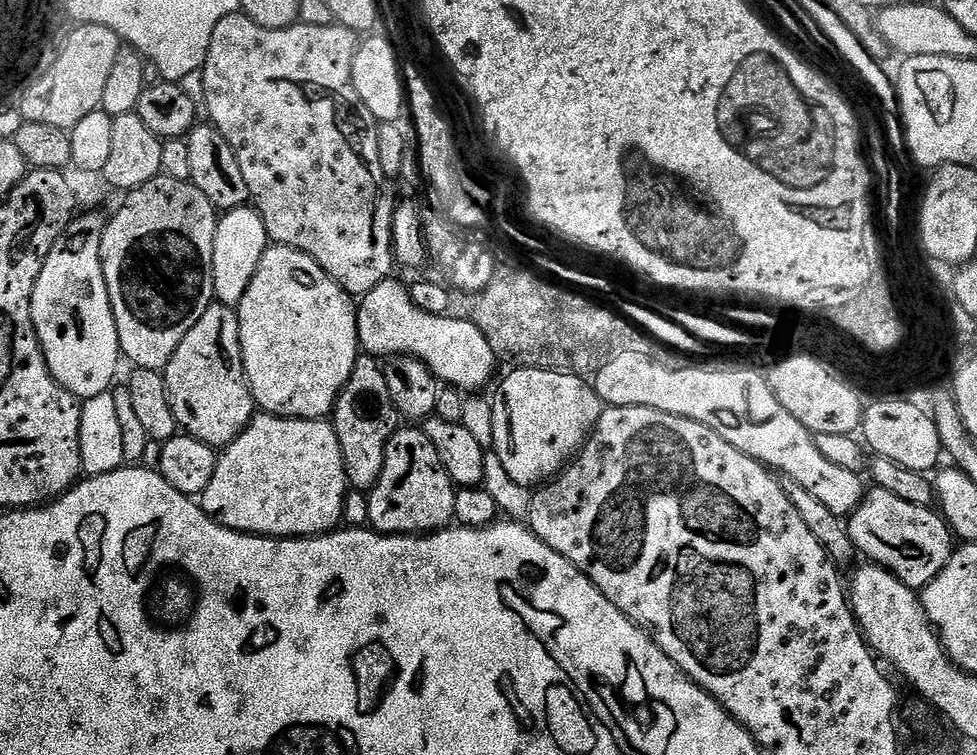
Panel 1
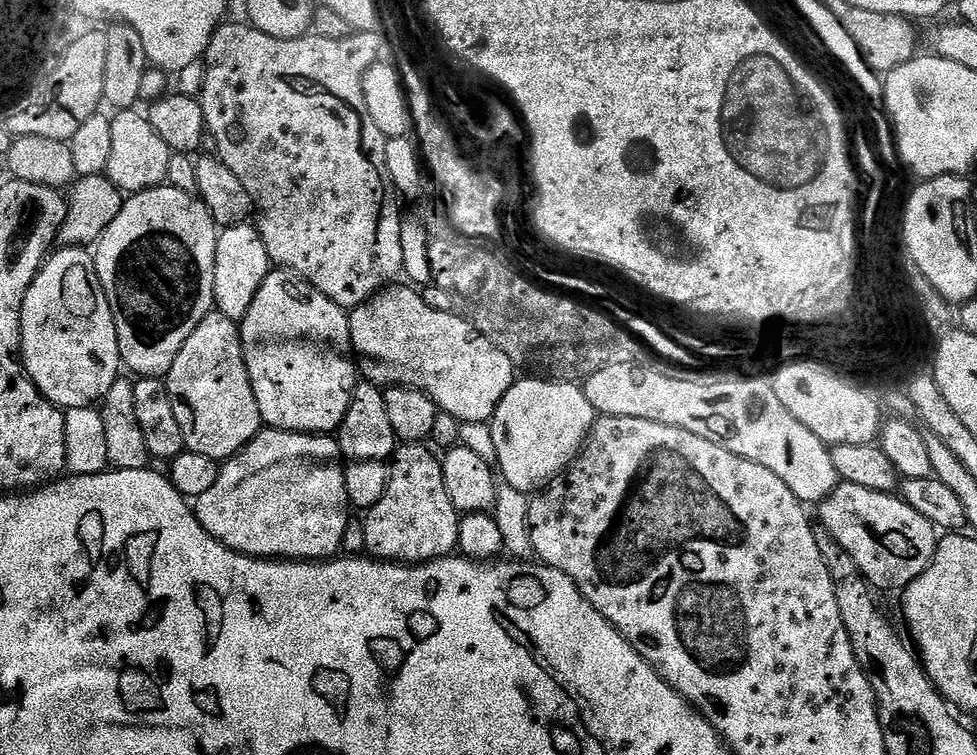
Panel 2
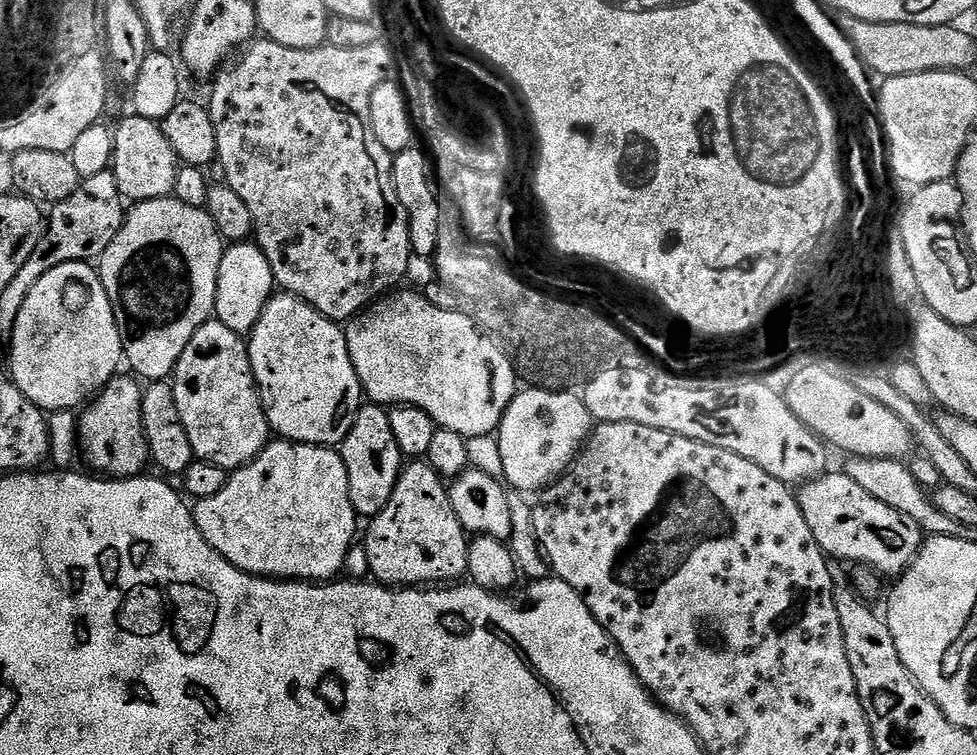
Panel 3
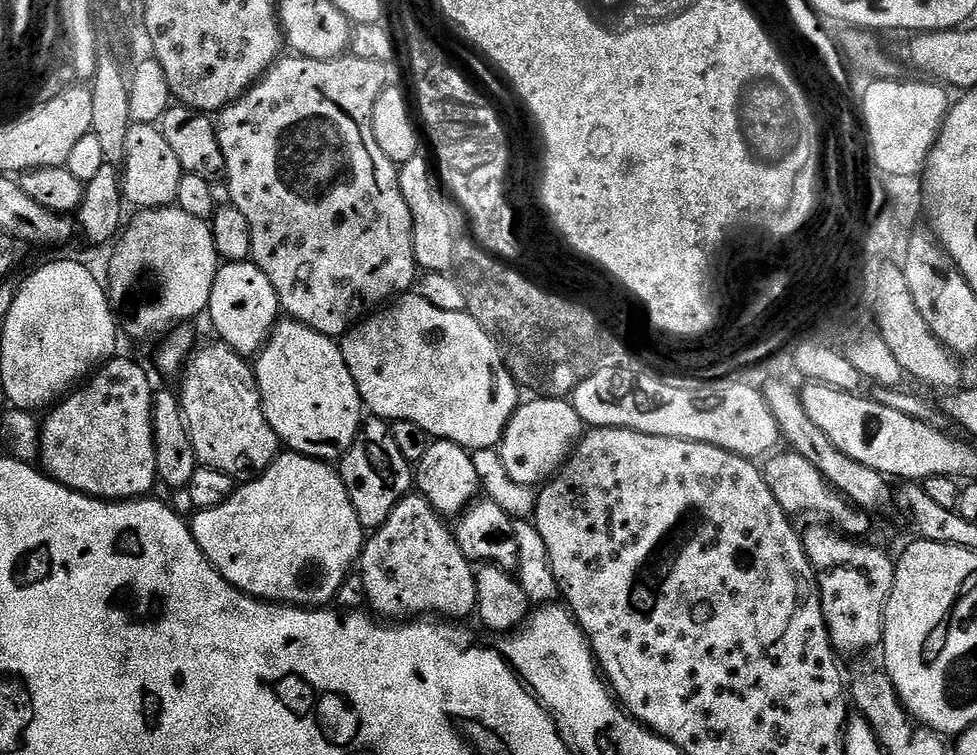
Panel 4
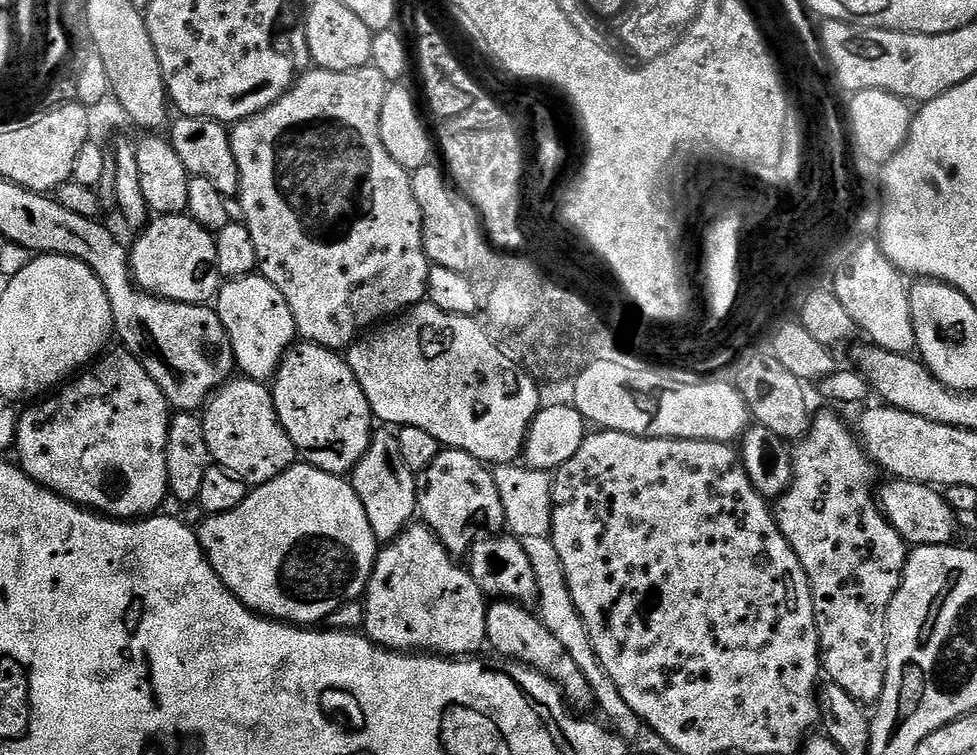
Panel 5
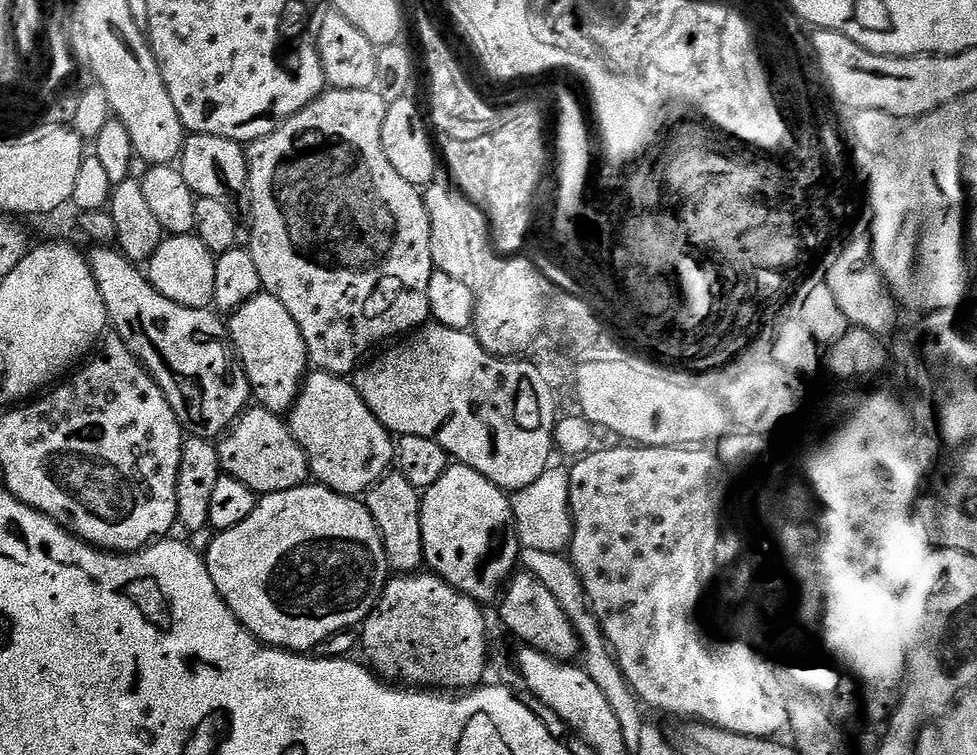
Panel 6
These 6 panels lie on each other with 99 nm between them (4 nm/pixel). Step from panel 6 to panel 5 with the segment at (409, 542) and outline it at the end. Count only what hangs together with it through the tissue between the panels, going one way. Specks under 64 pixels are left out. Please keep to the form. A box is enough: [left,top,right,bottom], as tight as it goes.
[350,430,417,545]

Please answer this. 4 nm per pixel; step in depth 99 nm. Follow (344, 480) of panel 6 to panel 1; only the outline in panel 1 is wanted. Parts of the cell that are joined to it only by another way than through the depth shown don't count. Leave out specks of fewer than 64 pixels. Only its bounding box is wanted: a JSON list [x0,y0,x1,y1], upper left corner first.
[238,244,361,420]

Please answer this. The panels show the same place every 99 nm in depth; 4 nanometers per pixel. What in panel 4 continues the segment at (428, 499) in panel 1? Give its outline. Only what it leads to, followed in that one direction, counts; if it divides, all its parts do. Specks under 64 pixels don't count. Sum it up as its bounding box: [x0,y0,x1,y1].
[358,494,475,622]

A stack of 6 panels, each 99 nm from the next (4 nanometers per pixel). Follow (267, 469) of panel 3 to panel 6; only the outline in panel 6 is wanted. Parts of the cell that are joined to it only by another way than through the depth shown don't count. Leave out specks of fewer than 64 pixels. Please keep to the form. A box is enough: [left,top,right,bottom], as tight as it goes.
[206,482,390,650]

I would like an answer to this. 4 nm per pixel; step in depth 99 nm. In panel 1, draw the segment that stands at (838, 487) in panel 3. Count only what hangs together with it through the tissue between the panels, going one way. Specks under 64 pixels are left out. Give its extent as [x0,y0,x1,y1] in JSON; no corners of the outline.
[847,487,954,590]

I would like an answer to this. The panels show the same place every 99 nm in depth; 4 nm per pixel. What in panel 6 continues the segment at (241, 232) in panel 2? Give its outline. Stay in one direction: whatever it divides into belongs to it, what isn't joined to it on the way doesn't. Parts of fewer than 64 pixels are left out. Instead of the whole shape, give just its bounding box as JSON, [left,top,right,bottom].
[227,294,310,414]

